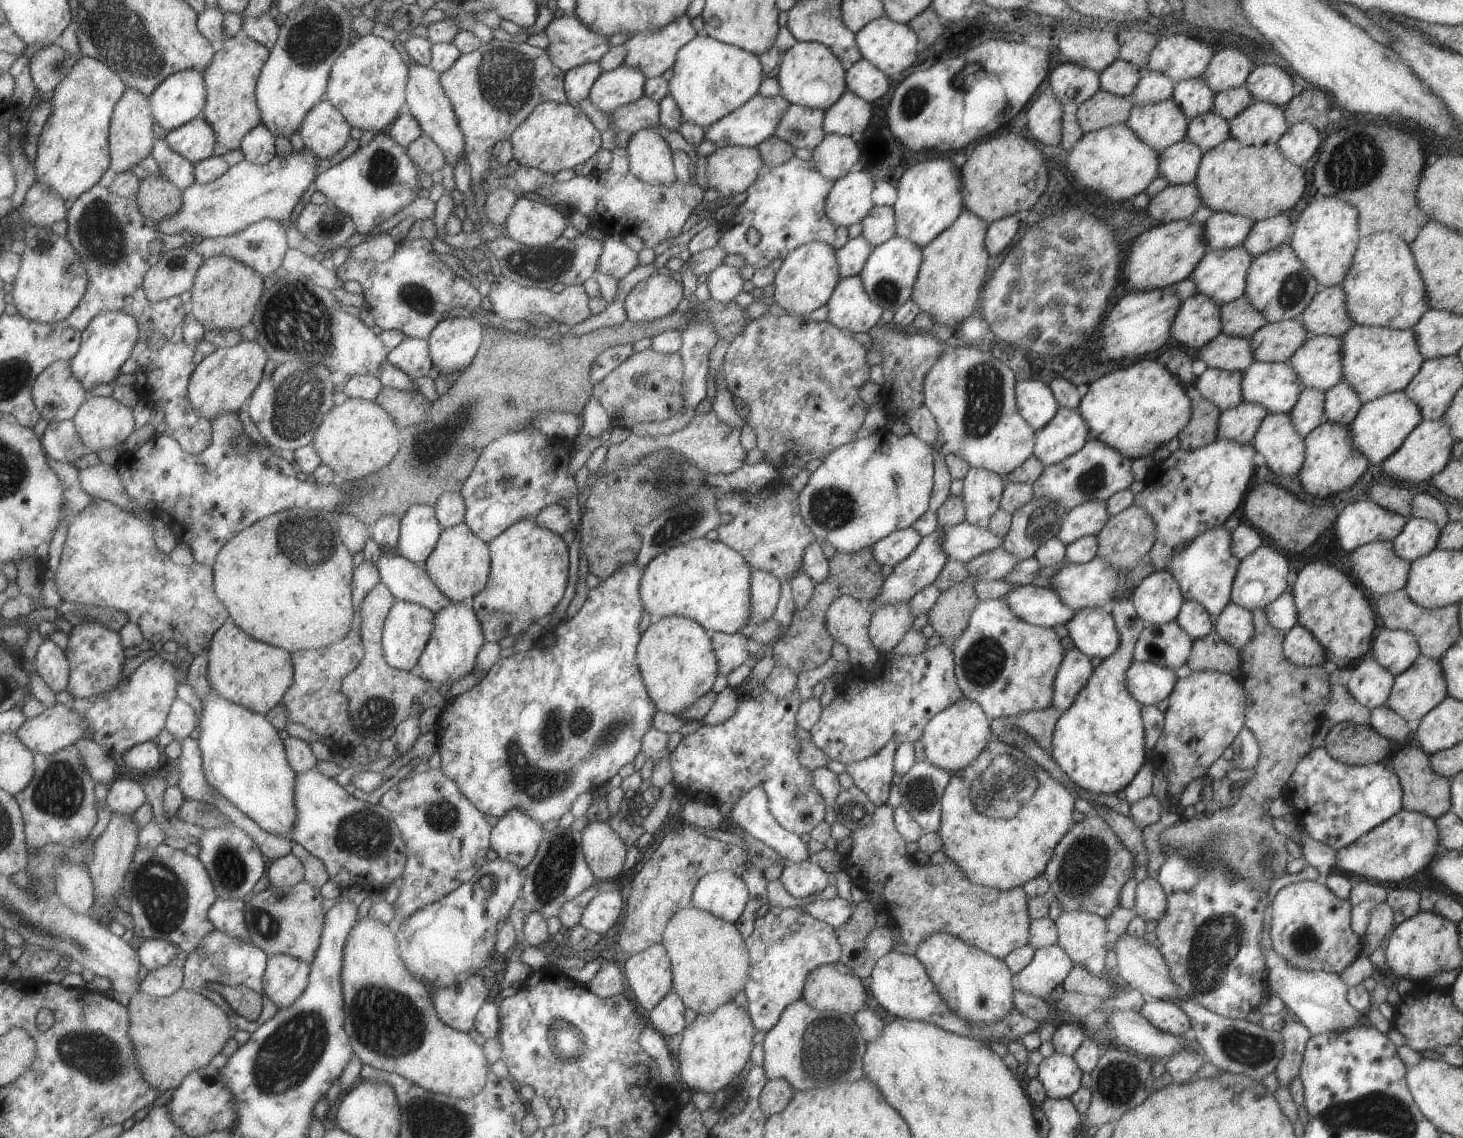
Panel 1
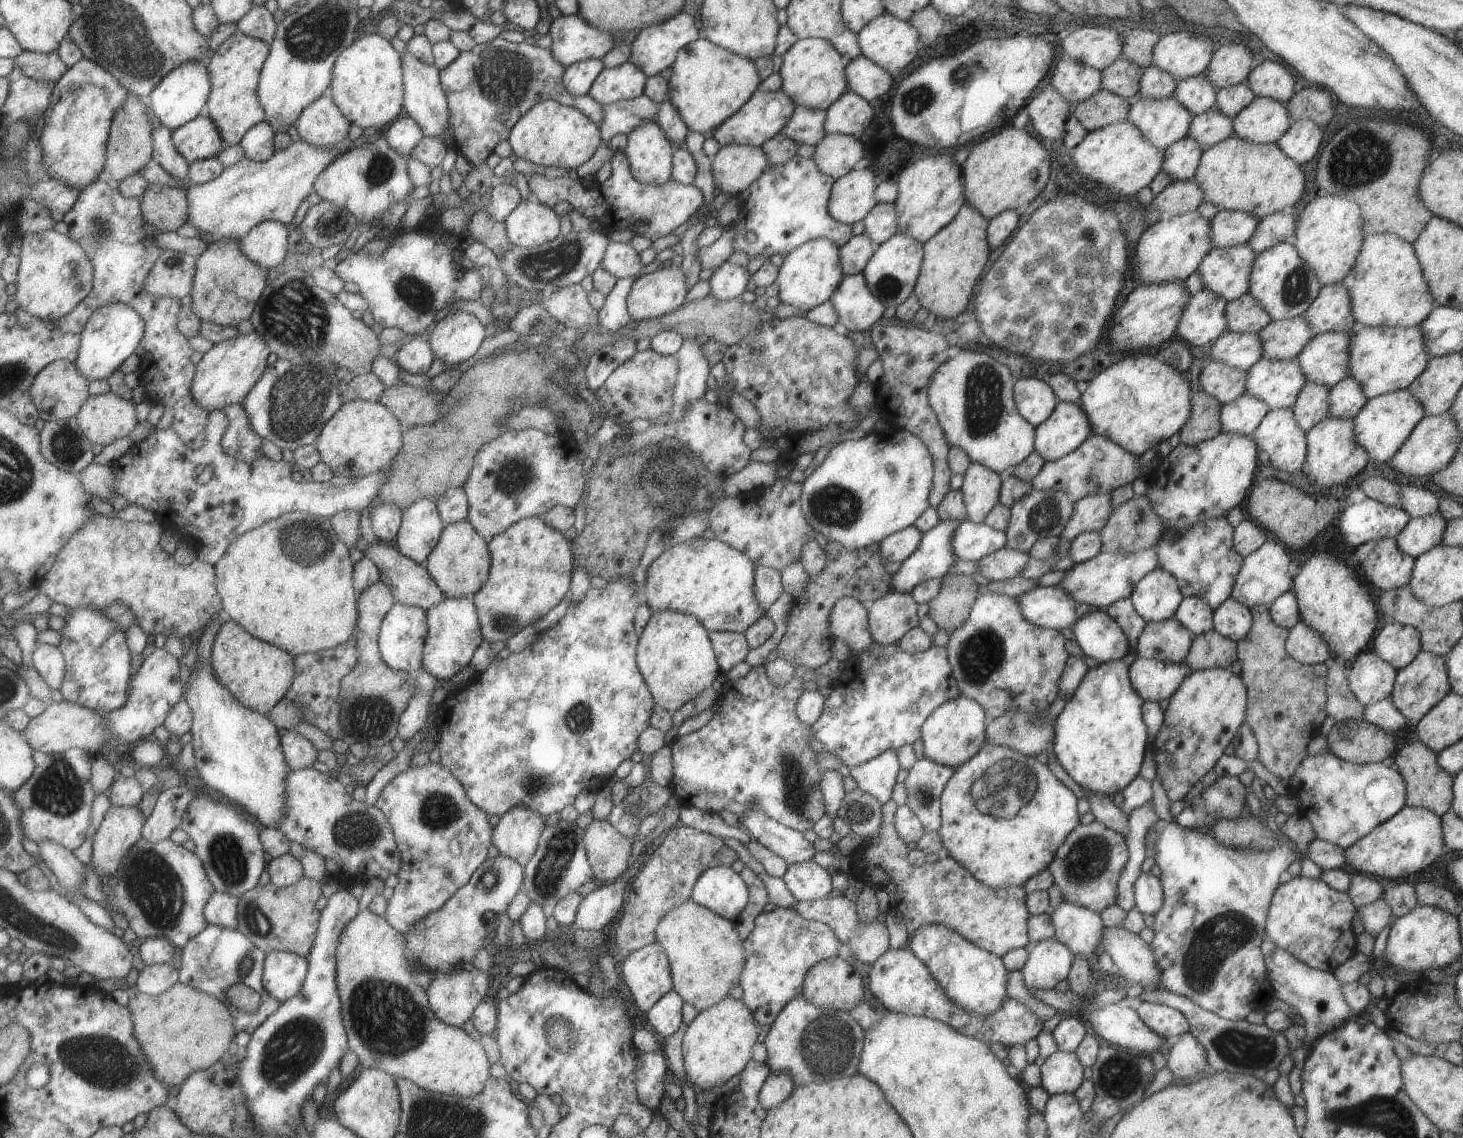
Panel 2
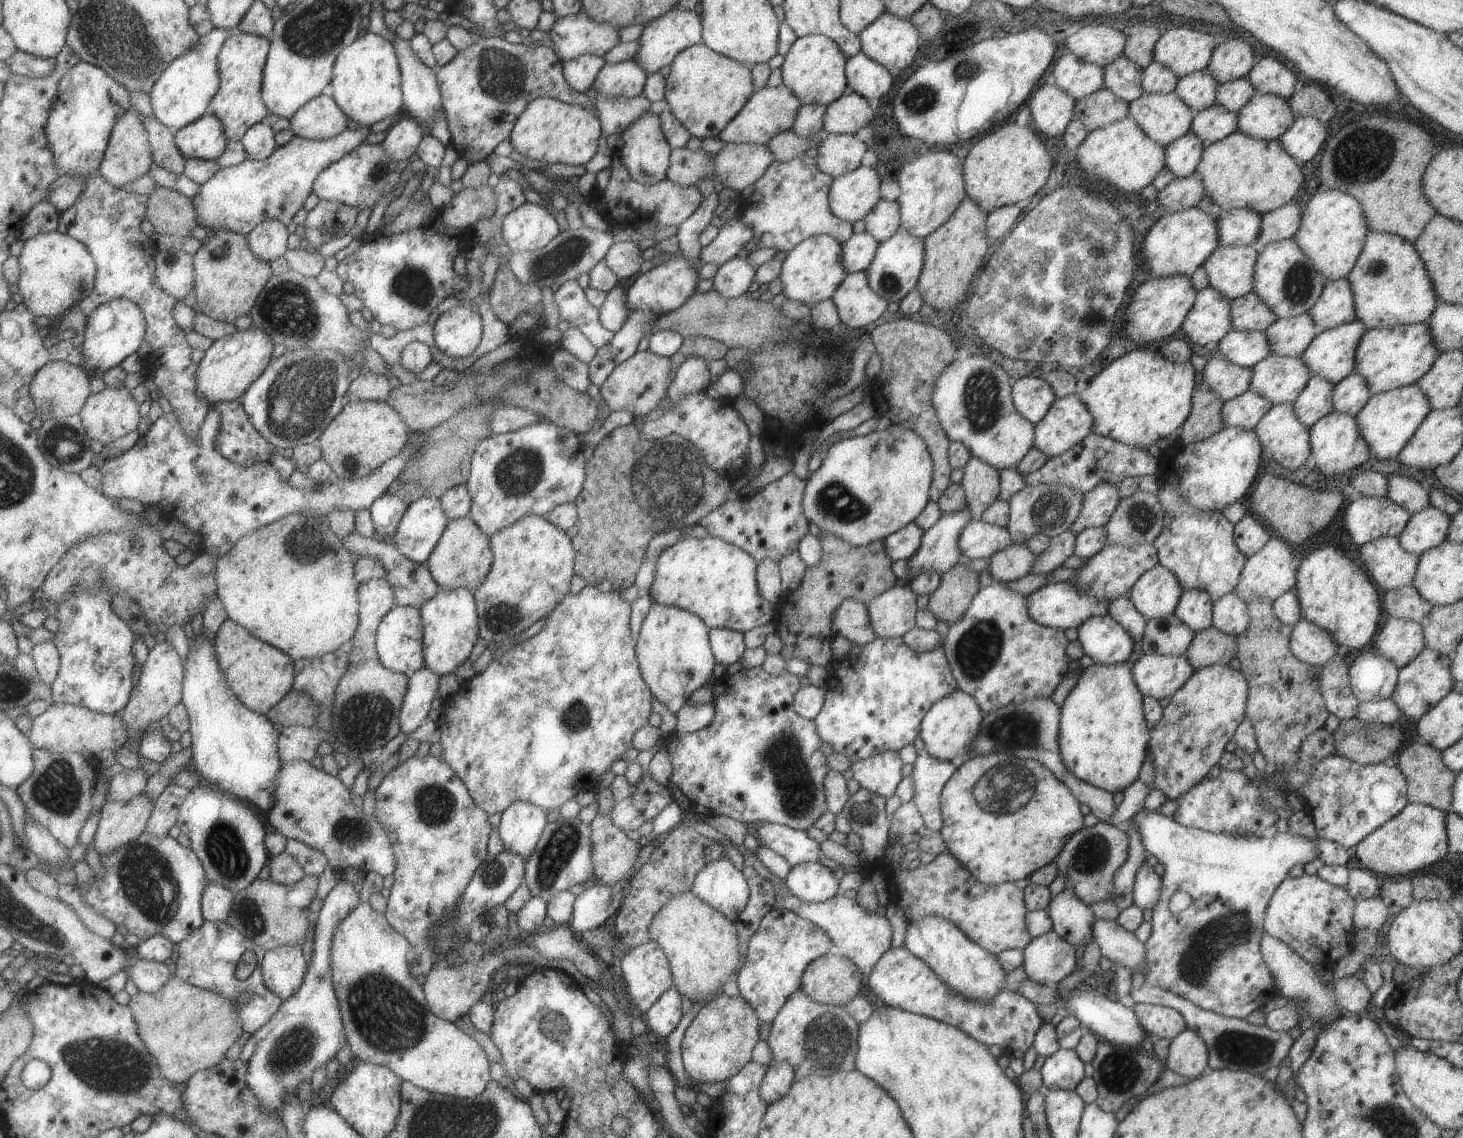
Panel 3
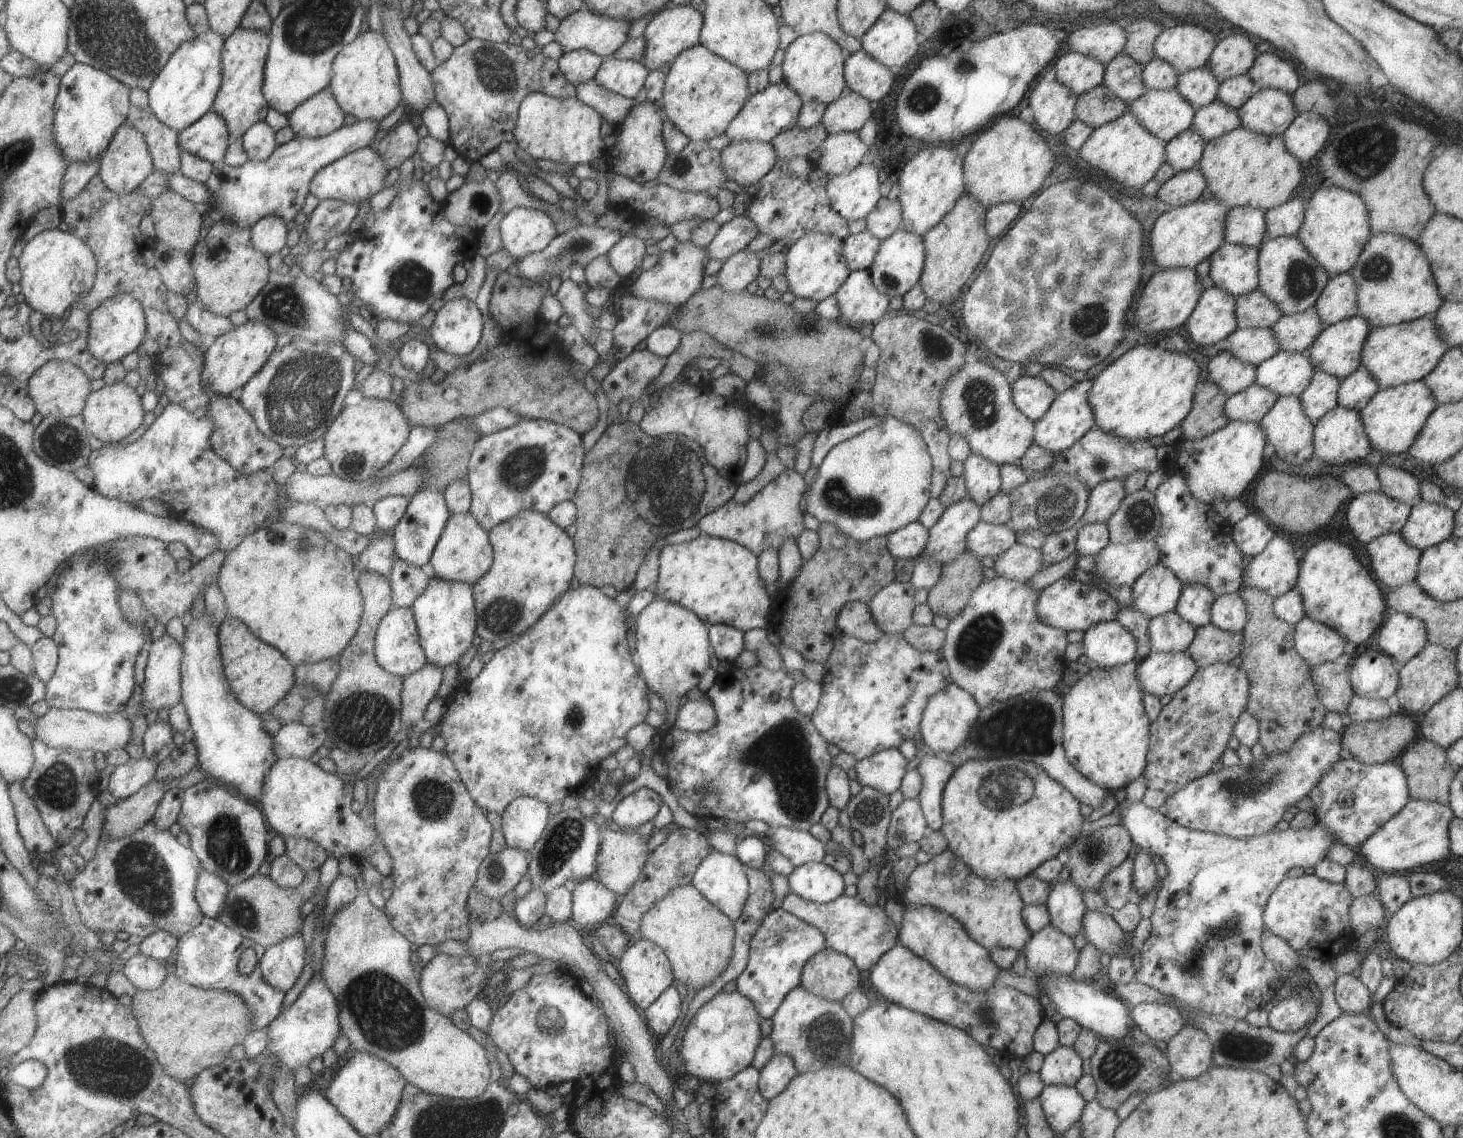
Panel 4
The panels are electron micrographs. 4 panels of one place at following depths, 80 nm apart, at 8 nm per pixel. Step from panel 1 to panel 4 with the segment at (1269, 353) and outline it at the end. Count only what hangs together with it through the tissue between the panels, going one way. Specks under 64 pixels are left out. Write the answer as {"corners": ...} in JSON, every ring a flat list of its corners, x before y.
{"corners":[[1314,307,1292,315,1281,315,1270,326,1279,351,1305,353,1313,339,1325,328]]}

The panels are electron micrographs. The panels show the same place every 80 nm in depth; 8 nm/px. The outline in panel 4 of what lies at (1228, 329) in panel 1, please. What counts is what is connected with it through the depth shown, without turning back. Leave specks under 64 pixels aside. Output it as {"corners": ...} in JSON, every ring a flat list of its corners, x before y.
{"corners":[[1257,288,1235,297,1237,329,1269,329,1282,315,1279,309]]}

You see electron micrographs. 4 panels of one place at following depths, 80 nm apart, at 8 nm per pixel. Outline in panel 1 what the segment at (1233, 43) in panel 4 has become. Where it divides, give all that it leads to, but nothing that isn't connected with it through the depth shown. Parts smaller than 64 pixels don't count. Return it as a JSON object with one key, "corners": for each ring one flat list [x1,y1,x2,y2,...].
{"corners":[[1233,48,1217,51,1202,72,1205,84,1217,94,1228,88,1244,85,1253,69,1251,60]]}

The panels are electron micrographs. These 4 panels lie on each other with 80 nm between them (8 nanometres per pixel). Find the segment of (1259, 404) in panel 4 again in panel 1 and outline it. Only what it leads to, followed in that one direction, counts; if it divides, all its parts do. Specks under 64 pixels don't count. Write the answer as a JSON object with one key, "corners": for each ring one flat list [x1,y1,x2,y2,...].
{"corners":[[1242,400,1237,406,1220,412,1216,438,1251,445,1253,435,1267,413,1262,406]]}

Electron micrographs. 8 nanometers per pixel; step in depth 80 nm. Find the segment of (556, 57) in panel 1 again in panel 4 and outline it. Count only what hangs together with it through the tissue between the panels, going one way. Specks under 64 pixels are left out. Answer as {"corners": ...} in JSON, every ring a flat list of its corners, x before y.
{"corners":[[583,8,560,20,554,40,563,53,587,49,602,57,611,56,629,38,629,26,628,22,593,15]]}

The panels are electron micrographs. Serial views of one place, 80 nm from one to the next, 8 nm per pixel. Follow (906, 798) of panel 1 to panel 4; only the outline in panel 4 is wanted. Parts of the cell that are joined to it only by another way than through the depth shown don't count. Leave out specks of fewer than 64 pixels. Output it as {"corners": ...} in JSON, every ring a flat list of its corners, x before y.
{"corners":[[923,753,915,770,920,774,918,800,929,831,939,831,942,825,942,790,955,770,946,758,934,753]]}

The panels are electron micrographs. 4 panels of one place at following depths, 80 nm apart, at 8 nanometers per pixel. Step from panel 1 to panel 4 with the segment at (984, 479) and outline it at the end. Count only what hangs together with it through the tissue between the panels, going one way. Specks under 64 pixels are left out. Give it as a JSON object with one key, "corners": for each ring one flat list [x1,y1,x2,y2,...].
{"corners":[[969,453,962,463,968,498,981,508,1000,492,999,467,975,453]]}

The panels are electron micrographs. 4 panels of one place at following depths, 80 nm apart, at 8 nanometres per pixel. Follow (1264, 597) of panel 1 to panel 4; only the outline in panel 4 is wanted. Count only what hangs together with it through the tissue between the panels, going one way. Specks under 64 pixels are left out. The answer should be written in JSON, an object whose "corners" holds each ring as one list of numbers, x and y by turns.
{"corners":[[1273,536,1259,554,1252,556,1242,572,1242,584,1266,592,1274,599,1296,586,1298,564,1293,543]]}

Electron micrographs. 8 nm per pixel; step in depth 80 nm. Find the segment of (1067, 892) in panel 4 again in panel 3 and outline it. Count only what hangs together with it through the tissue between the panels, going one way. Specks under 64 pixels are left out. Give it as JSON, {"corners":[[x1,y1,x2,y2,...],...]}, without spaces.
{"corners":[[1069,889,1056,894,1047,905,1052,931,1071,946,1085,946,1092,940,1092,923,1096,920,1091,909]]}

